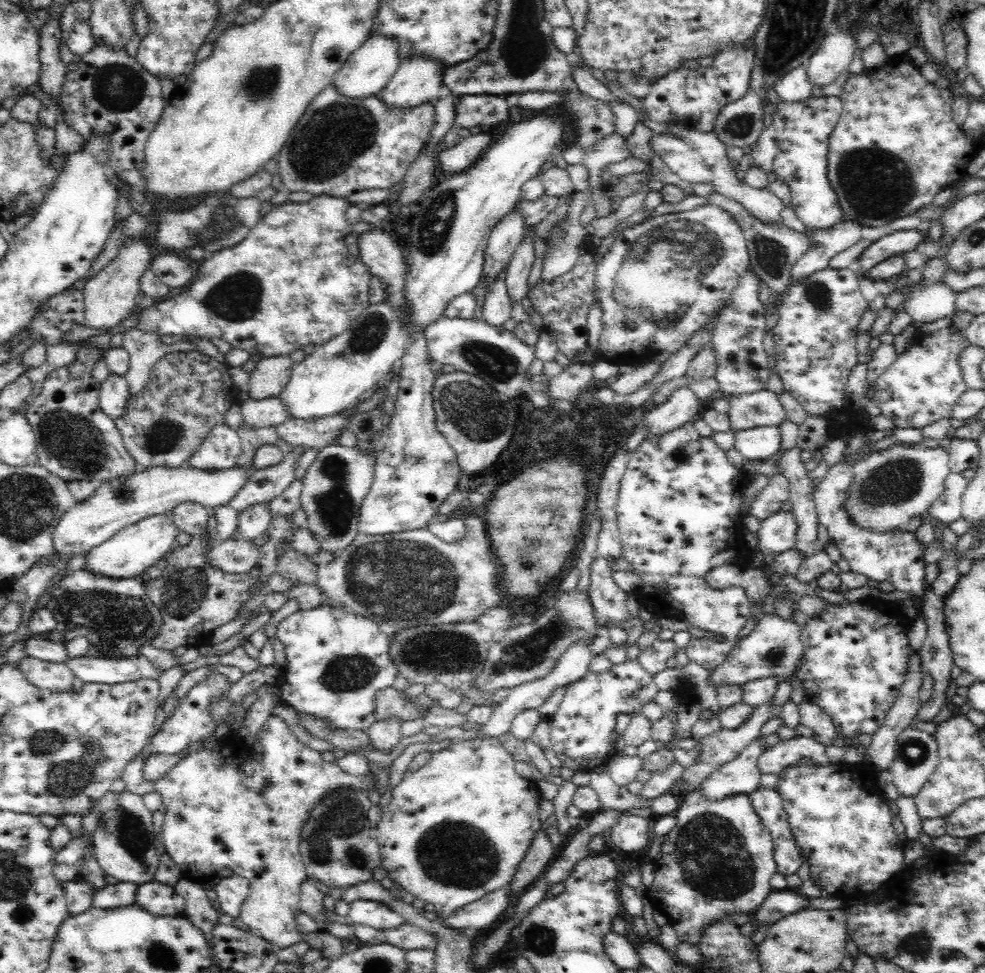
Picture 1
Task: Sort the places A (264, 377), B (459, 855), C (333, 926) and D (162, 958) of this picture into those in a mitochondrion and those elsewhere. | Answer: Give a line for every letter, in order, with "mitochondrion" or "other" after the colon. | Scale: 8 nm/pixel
A: other
B: mitochondrion
C: other
D: mitochondrion

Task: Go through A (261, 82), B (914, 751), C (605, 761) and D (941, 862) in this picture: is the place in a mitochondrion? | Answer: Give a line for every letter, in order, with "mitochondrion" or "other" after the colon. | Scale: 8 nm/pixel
A: mitochondrion
B: mitochondrion
C: other
D: other

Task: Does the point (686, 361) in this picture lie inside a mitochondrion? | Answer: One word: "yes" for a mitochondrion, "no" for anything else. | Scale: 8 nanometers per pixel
no

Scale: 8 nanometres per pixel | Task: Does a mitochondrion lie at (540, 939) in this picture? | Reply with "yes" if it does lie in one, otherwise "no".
yes

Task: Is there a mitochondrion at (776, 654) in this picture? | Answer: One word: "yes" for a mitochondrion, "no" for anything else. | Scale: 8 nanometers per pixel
yes

